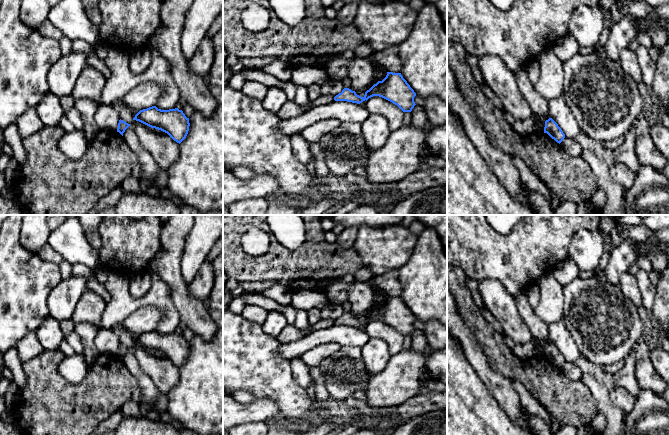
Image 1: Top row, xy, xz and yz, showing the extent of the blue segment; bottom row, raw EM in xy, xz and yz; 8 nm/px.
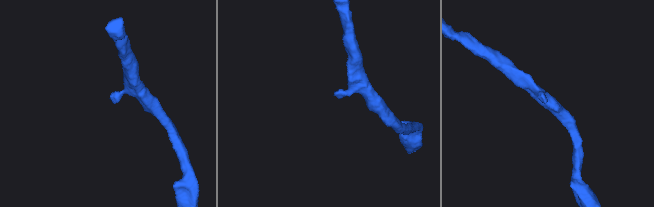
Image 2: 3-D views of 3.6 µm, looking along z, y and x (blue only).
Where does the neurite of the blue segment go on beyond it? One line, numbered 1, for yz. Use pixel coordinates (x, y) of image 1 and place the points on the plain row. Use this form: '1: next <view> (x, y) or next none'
1: next none

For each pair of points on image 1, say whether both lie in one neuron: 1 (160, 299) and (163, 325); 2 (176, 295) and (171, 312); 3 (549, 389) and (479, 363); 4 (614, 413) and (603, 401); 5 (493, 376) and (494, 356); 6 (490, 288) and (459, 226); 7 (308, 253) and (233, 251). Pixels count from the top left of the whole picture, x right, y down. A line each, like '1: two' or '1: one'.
1: one
2: two
3: two
4: one
5: two
6: two
7: one

